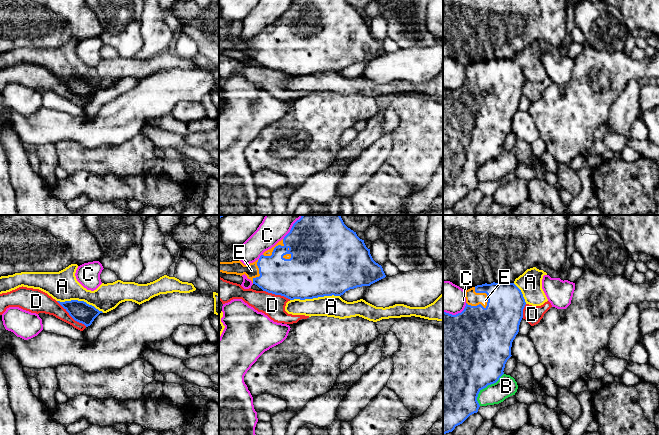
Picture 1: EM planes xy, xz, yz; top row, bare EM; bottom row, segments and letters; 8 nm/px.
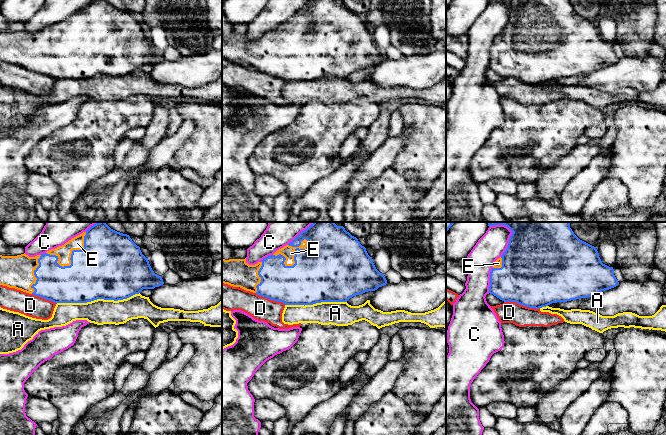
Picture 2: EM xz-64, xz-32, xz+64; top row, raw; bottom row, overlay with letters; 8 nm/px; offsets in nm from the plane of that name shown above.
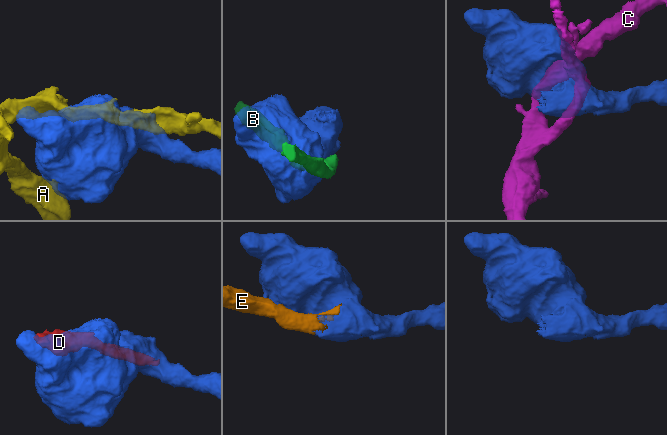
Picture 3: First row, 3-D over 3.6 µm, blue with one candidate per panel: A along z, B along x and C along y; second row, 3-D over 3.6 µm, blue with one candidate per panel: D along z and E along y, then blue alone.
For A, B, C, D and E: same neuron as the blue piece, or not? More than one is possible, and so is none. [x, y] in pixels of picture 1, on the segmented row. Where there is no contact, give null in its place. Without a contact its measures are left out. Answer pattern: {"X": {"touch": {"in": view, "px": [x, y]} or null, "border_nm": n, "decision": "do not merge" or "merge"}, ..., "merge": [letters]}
{"A": {"touch": {"in": "xz", "px": [314, 297]}, "border_nm": 400, "decision": "do not merge"}, "B": {"touch": {"in": "yz", "px": [485, 387]}, "border_nm": 320, "decision": "do not merge"}, "C": {"touch": {"in": "yz", "px": [456, 314]}, "border_nm": 200, "decision": "do not merge"}, "D": {"touch": {"in": "xy", "px": [71, 316]}, "border_nm": 320, "decision": "do not merge"}, "E": {"touch": {"in": "yz", "px": [481, 305]}, "border_nm": 200, "decision": "merge"}, "merge": ["E"]}

